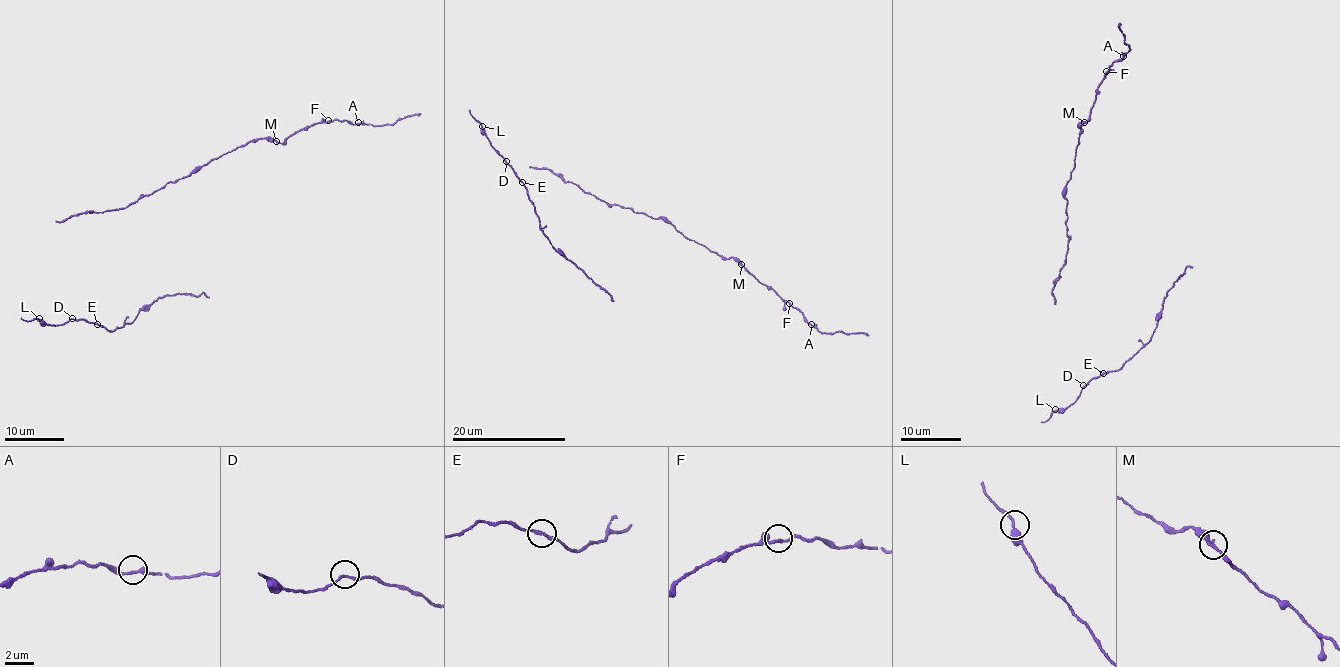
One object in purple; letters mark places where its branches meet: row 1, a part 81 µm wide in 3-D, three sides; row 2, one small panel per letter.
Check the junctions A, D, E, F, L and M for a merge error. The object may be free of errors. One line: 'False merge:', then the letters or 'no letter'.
False merge: no letter

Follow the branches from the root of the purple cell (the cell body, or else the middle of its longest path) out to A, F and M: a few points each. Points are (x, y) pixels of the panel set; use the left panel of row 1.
A: (117, 210), (251, 142), (264, 138), (281, 143), (318, 123), (358, 122)
F: (117, 210), (190, 176), (242, 145), (264, 138), (281, 143), (328, 120)
M: (117, 210), (134, 204), (167, 184), (190, 176), (208, 162), (242, 145), (259, 139), (276, 141)

